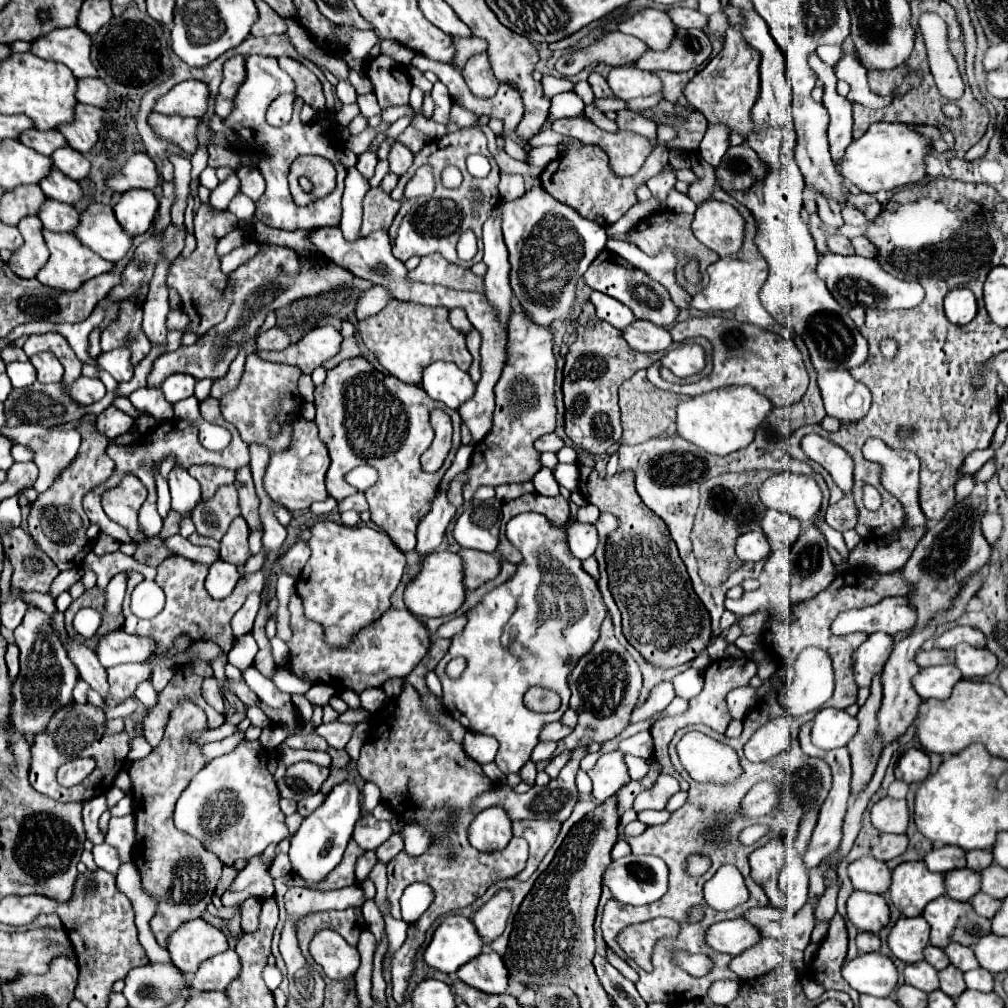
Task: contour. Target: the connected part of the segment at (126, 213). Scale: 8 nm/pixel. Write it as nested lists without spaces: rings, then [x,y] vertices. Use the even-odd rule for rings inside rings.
[[[127,190],[113,210],[129,236],[145,234],[157,214],[157,198],[151,190]]]

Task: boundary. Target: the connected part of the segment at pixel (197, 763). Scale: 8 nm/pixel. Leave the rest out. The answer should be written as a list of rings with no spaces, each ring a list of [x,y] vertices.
[[[181,700],[179,708],[175,708],[175,714],[169,718],[159,746],[155,746],[149,756],[135,760],[129,772],[133,782],[133,814],[137,820],[133,864],[141,874],[143,890],[157,900],[157,912],[151,918],[151,930],[163,948],[167,948],[167,938],[181,924],[199,918],[205,912],[223,868],[215,854],[207,852],[199,840],[179,832],[171,820],[179,794],[205,766],[201,746],[195,748],[195,744],[187,744],[187,732],[195,732],[199,728],[207,728],[205,712],[189,700]]]

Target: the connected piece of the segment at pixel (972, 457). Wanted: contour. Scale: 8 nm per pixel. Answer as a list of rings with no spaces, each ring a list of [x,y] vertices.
[[[983,448],[983,450],[975,450],[969,454],[969,458],[965,460],[965,466],[963,466],[963,476],[965,474],[975,474],[989,458],[993,458],[993,448]]]

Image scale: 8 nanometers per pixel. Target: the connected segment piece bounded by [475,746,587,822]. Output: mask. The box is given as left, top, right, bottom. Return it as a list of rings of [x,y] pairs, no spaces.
[[[577,746],[575,750],[571,750],[569,762],[563,766],[559,776],[553,778],[547,786],[531,786],[531,790],[525,794],[517,794],[509,786],[501,786],[501,788],[493,788],[493,790],[485,792],[483,796],[479,796],[479,800],[475,800],[475,812],[481,812],[489,806],[501,806],[501,808],[505,808],[505,812],[509,814],[511,820],[539,820],[539,818],[551,818],[551,820],[559,820],[559,822],[567,820],[567,816],[571,816],[571,810],[579,798],[579,792],[575,786],[575,776],[579,770],[579,762],[583,760],[585,754],[587,754],[587,746]]]

